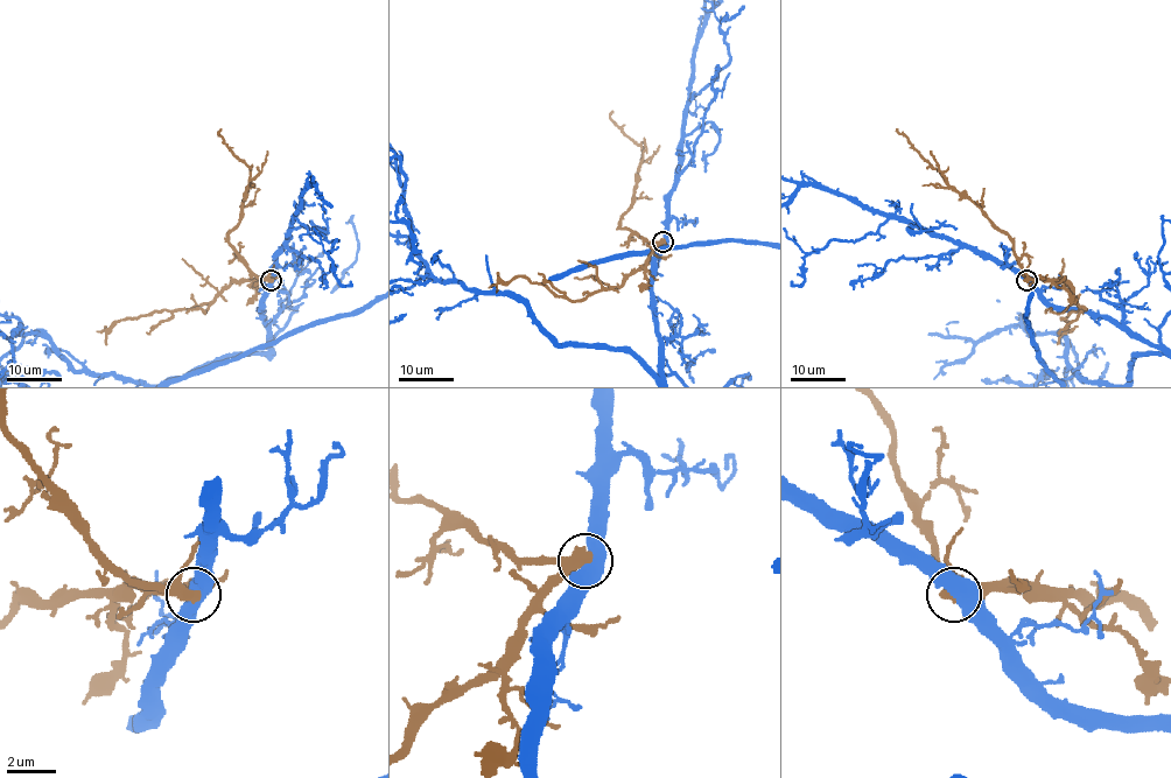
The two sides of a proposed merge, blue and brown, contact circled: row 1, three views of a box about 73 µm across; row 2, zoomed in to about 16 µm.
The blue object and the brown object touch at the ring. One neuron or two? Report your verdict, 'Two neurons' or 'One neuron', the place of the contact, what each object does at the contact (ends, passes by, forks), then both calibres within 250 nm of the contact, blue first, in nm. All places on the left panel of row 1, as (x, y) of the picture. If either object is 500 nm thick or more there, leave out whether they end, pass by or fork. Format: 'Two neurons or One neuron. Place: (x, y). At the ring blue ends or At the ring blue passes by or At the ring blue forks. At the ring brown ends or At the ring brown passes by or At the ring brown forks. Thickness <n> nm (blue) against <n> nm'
Two neurons. Place: (271, 280). Thickness 650 nm (blue) against 360 nm

